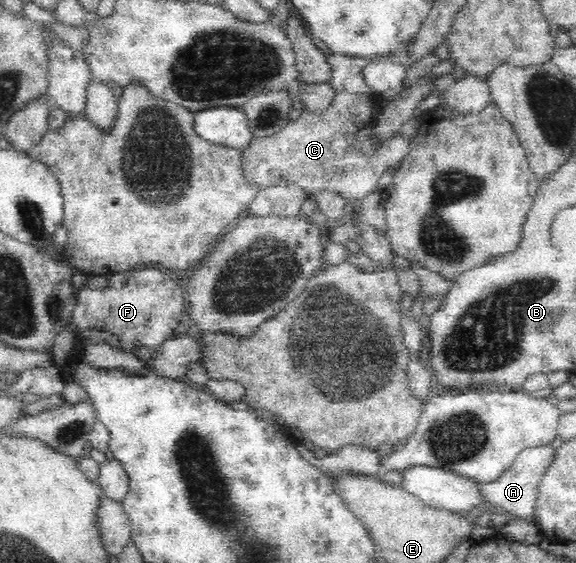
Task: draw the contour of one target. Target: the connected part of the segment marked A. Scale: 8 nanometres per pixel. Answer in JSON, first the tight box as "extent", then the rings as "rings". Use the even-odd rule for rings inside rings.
{"extent":[477,444,556,518],"rings":[[[550,444],[522,450],[514,462],[496,480],[477,486],[481,494],[481,504],[478,507],[486,512],[498,510],[516,518],[531,518],[538,481],[544,474],[545,468],[551,463],[555,450],[556,448]]]}

